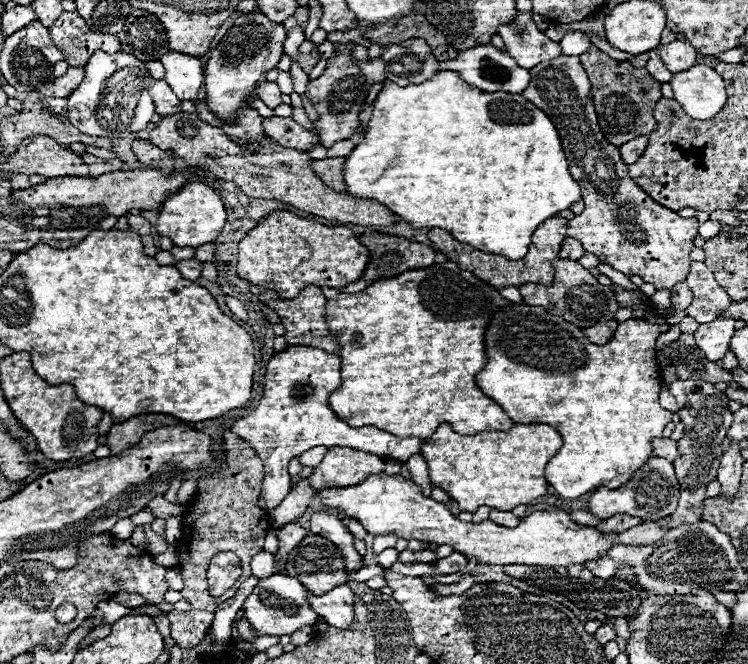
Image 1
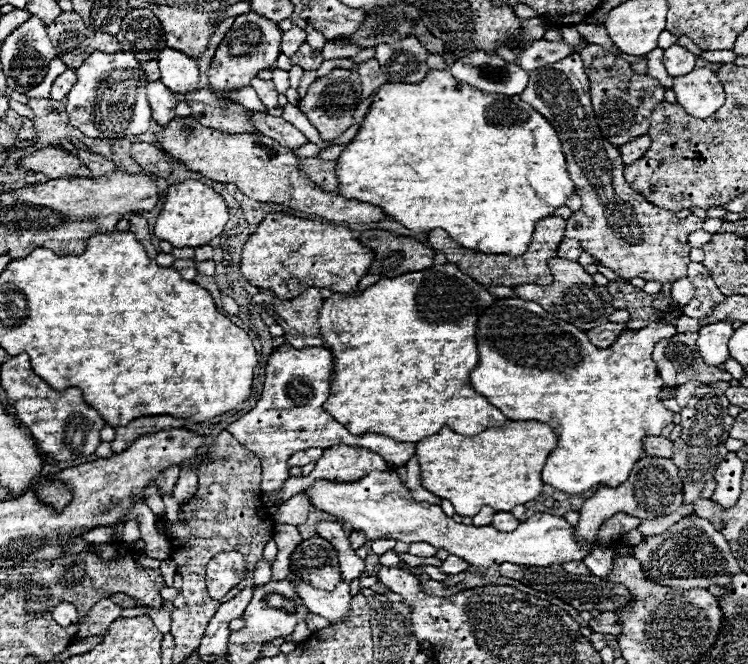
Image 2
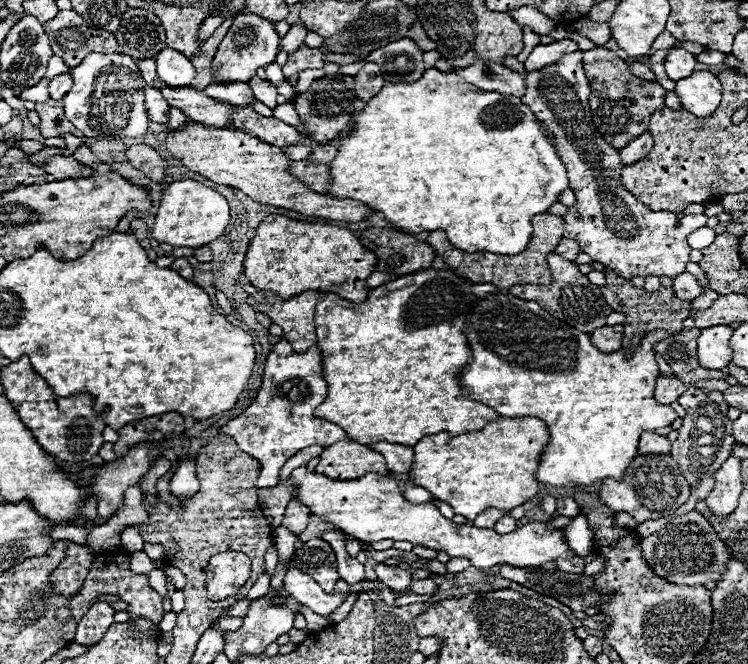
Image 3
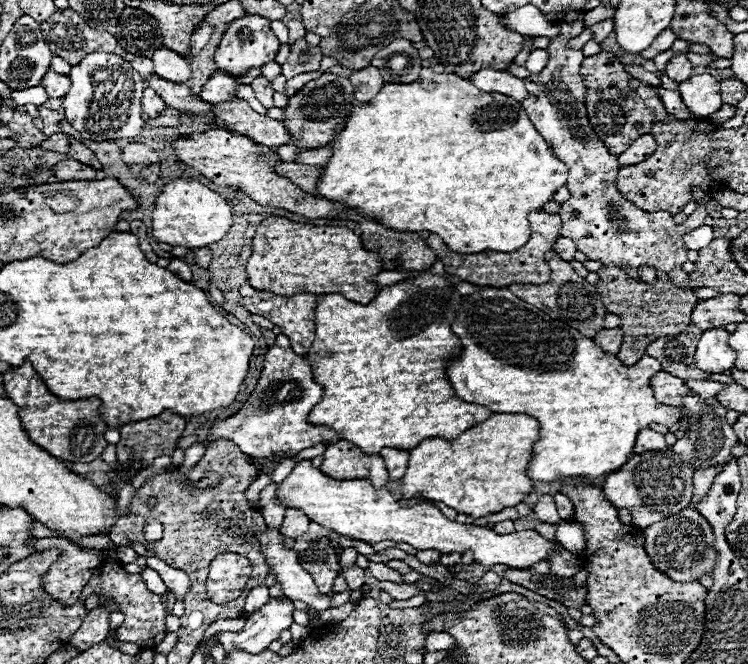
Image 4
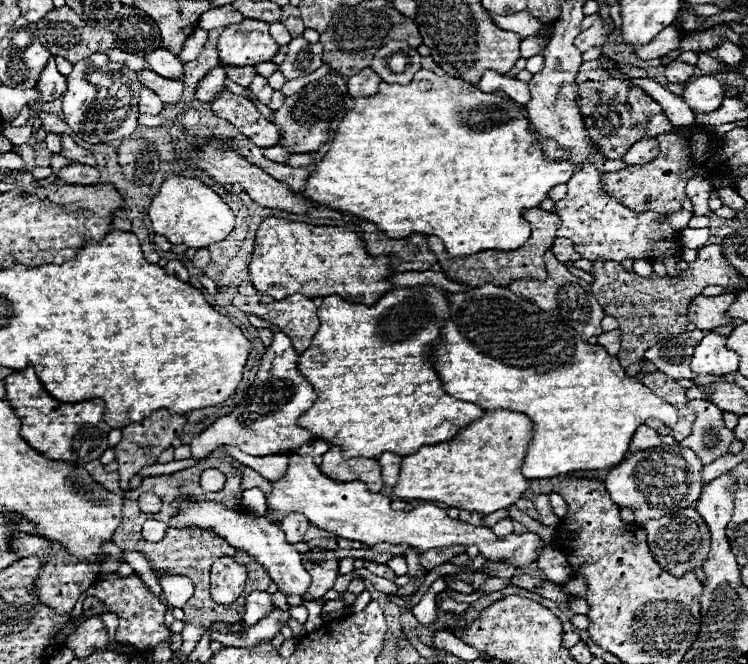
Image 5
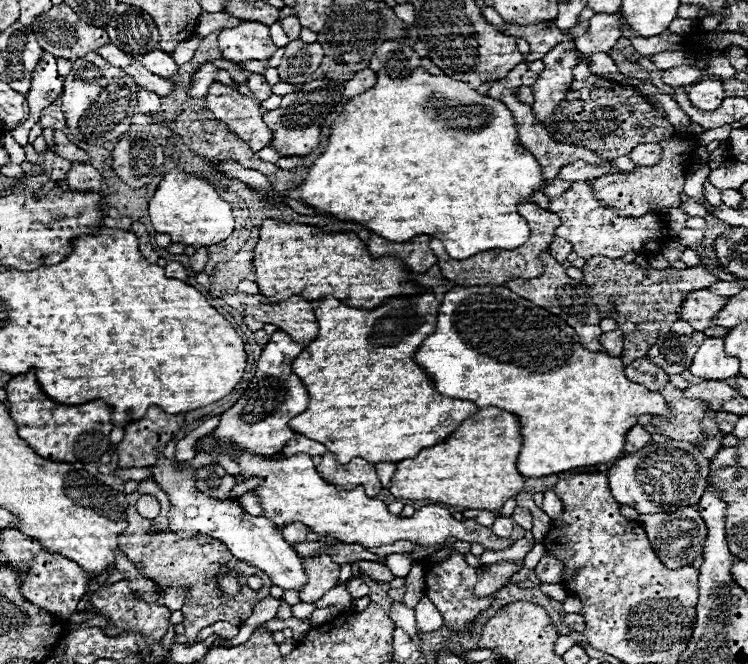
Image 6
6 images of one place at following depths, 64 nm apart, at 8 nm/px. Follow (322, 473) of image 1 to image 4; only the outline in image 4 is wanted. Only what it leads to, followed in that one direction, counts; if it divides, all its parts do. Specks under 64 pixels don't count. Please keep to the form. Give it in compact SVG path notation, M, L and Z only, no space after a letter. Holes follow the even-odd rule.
M340 440L330 444L324 452L324 462L320 470L336 480L356 480L356 478L370 478L376 488L388 482L386 464L378 454L364 454L358 446ZM270 484L264 490L260 490L260 512L270 528L280 528L284 518L284 506L276 498L276 492L278 492L276 484Z

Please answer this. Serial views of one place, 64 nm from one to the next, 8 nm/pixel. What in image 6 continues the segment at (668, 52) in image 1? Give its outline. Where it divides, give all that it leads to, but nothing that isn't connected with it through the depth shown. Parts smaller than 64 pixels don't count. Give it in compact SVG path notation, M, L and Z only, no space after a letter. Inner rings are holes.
M686 64L668 68L668 70L664 70L664 76L662 76L662 80L672 88L690 86L690 84L698 82L698 78L700 78L700 70L696 66L686 66Z

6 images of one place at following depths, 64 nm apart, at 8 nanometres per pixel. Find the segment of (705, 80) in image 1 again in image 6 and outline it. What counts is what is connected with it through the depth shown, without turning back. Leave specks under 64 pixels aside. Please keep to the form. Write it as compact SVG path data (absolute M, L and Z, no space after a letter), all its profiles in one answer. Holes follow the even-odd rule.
M700 80L700 82L690 86L688 98L690 98L692 106L696 106L696 108L700 108L704 112L712 112L724 100L722 82L720 80Z

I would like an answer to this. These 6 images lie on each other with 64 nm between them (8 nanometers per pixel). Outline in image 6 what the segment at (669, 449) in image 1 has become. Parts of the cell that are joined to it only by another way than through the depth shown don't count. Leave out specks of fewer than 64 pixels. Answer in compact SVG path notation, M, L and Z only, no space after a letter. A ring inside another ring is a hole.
M636 424L628 434L626 434L626 446L624 446L624 454L632 454L634 450L640 450L644 446L648 446L652 442L652 434L644 430L644 426Z

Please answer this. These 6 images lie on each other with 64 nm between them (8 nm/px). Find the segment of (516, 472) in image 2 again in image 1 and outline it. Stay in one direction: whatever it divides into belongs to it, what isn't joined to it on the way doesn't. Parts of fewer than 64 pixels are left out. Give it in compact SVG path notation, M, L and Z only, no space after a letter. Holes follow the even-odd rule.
M440 424L420 454L428 464L430 480L442 486L460 504L460 510L476 512L478 506L490 506L508 512L546 494L544 468L560 448L562 436L548 424L514 424L508 432L474 436L462 436L450 424Z

